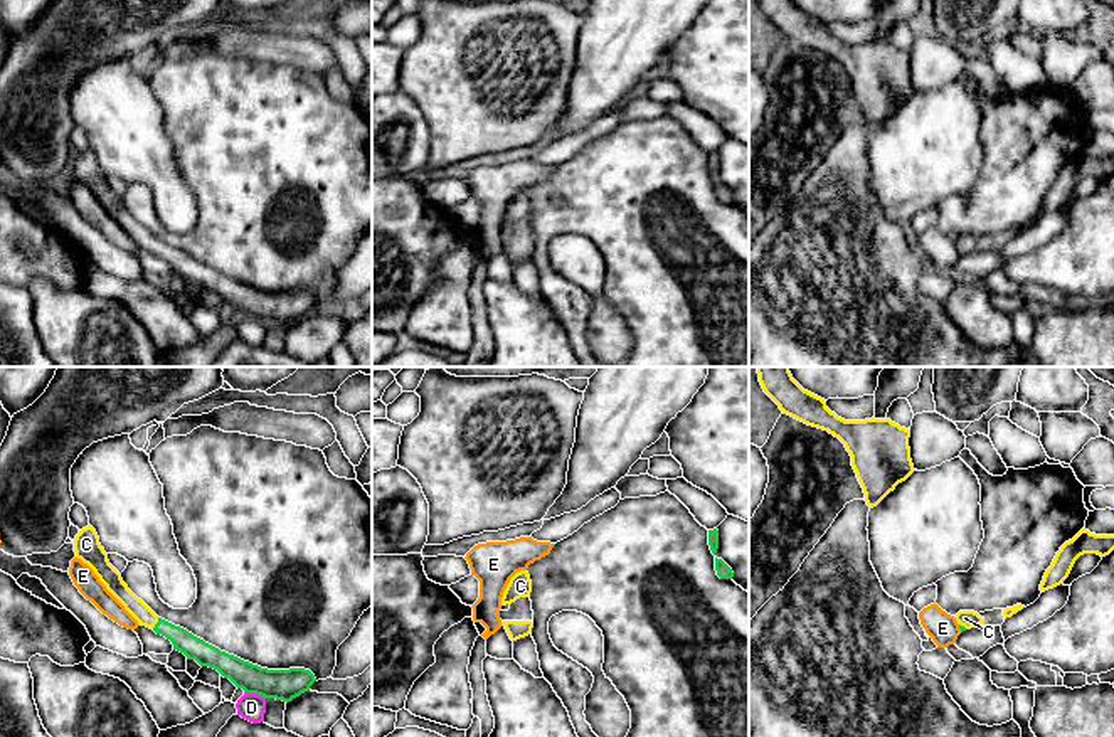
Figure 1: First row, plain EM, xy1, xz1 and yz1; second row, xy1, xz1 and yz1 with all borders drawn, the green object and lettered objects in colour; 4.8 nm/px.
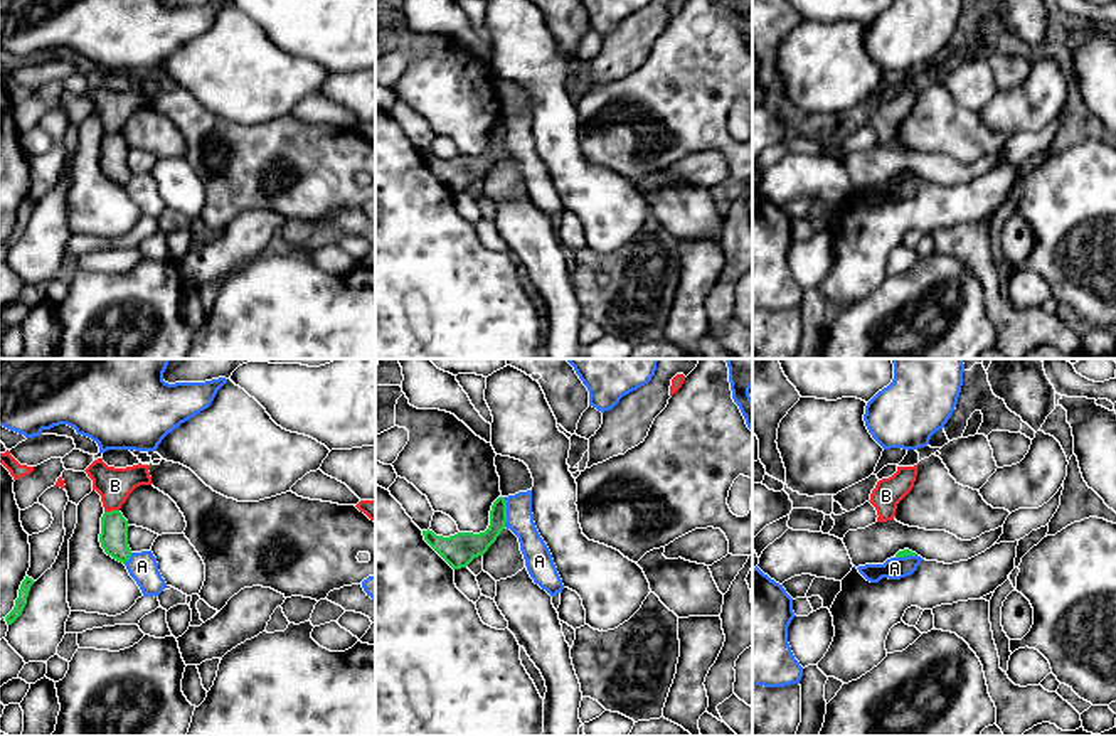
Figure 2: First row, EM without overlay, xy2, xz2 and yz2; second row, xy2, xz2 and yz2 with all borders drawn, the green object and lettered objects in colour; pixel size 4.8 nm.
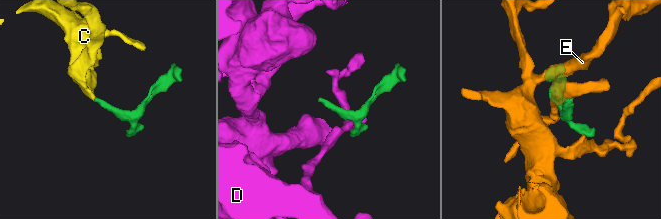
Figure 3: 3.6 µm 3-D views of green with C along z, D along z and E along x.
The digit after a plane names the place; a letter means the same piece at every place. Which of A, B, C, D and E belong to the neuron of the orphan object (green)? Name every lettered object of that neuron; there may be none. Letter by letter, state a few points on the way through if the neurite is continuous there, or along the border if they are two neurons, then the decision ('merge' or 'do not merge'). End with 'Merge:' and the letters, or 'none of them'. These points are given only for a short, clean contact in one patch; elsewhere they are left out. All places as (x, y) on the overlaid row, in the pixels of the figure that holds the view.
A: border xz2 (502, 497), (505, 502), (505, 526); do not merge
B: border xy2 (118, 509), (105, 512); do not merge
C: way xy1 (194, 648), (157, 623), (137, 608); merge
D: border xy1 (244, 692), (254, 692), (265, 699); do not merge
E: do not merge
Merge: C

